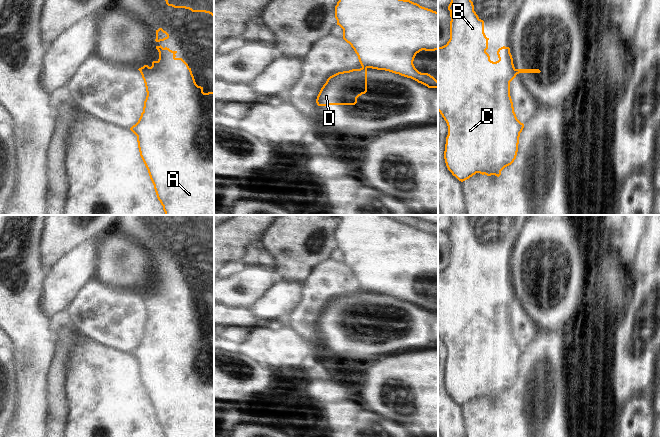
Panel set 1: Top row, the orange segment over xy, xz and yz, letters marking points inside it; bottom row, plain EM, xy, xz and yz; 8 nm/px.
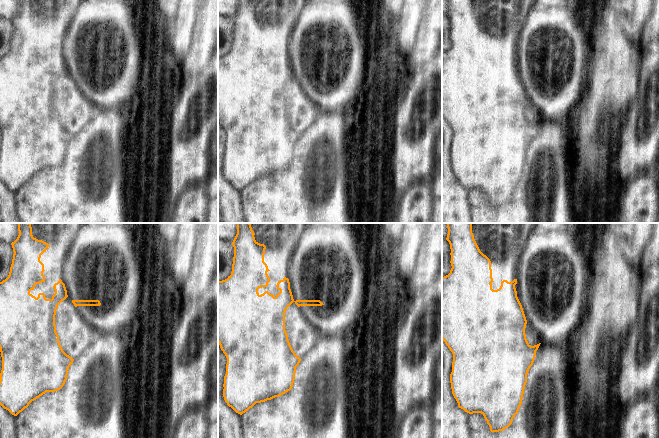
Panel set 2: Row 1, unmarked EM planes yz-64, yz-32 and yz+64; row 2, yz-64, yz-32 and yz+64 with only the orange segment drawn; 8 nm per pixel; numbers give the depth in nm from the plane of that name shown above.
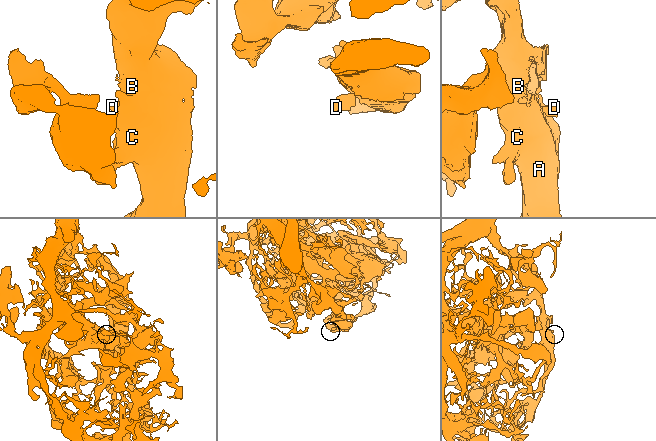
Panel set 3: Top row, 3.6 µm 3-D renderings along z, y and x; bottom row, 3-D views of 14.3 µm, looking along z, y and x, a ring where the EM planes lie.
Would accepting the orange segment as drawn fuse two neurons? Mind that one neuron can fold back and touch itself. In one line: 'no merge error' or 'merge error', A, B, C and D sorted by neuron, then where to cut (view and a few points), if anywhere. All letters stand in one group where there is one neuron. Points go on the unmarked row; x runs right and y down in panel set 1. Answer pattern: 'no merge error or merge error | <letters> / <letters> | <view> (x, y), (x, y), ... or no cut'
merge error | A B C / D | yz (514, 293), (516, 298)

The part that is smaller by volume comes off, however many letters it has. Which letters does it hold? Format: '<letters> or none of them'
D

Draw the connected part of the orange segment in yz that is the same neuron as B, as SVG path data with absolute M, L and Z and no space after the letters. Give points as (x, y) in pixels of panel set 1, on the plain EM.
M451 215L452 223L448 230L448 234L450 235L450 263L446 269L442 271L438 271L438 335L444 342L448 350L448 359L446 361L445 375L444 375L444 383L448 394L455 400L459 405L463 406L476 397L480 397L482 399L495 399L499 401L501 399L501 395L511 389L516 383L518 376L518 368L520 357L524 352L524 348L521 347L514 336L513 326L510 320L510 306L516 301L515 291L513 288L513 282L510 277L509 271L501 271L497 275L497 279L499 284L493 286L490 284L489 278L486 276L488 273L488 264L484 257L484 245L481 244L476 236L474 235L473 226L470 223L468 215Z

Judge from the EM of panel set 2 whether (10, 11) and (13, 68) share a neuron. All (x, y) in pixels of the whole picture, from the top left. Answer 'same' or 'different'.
different

